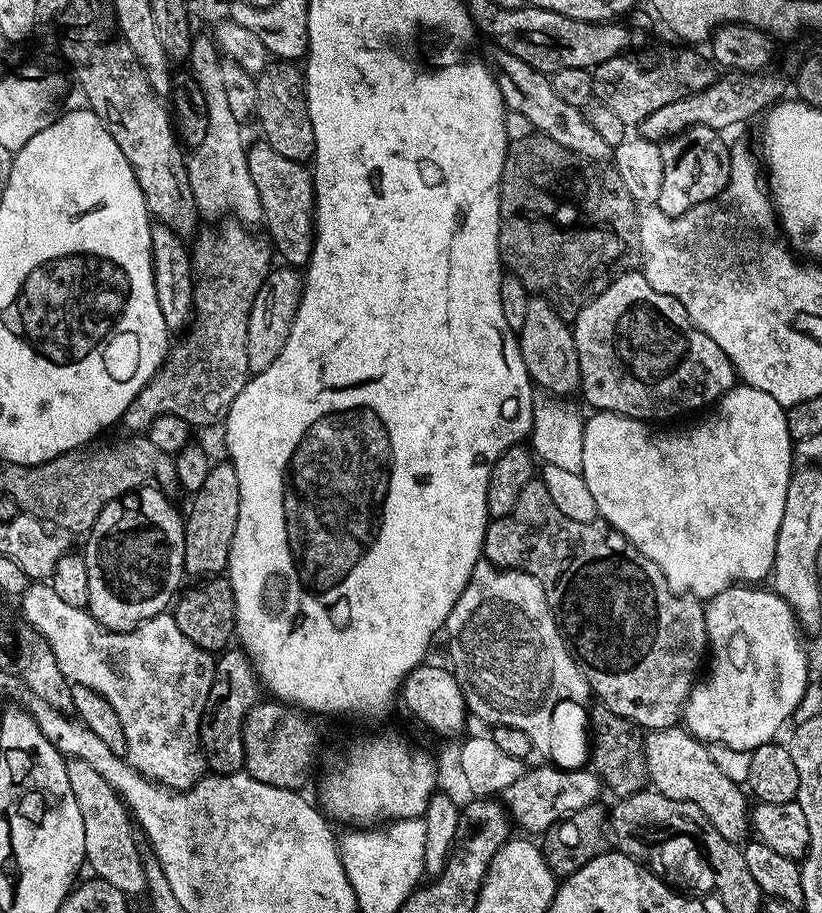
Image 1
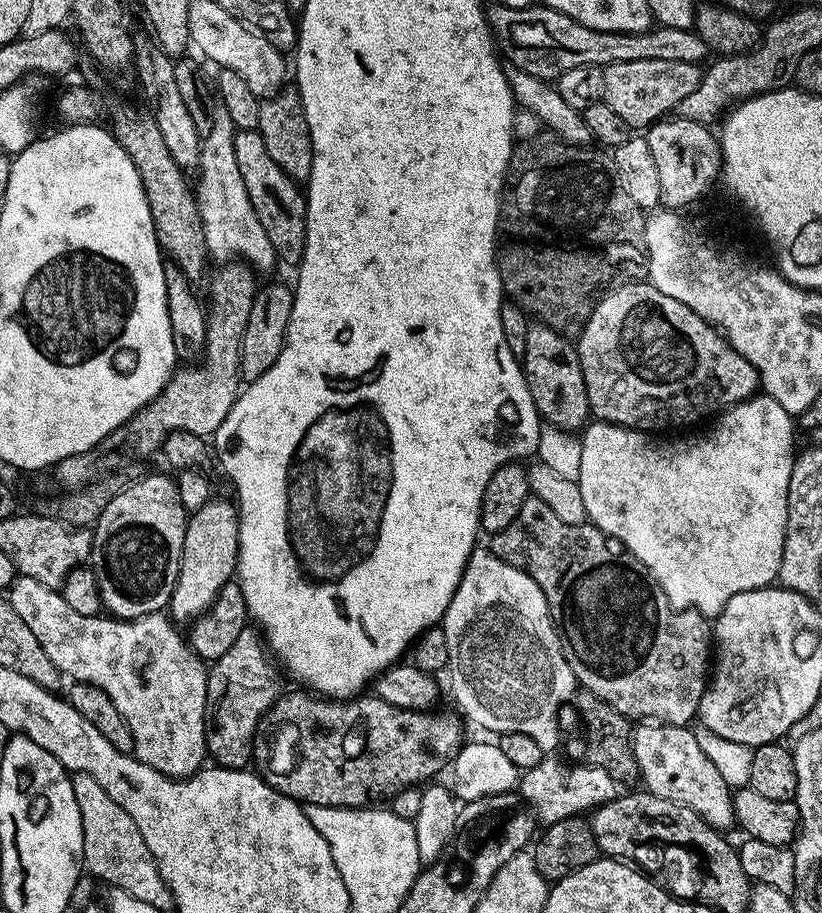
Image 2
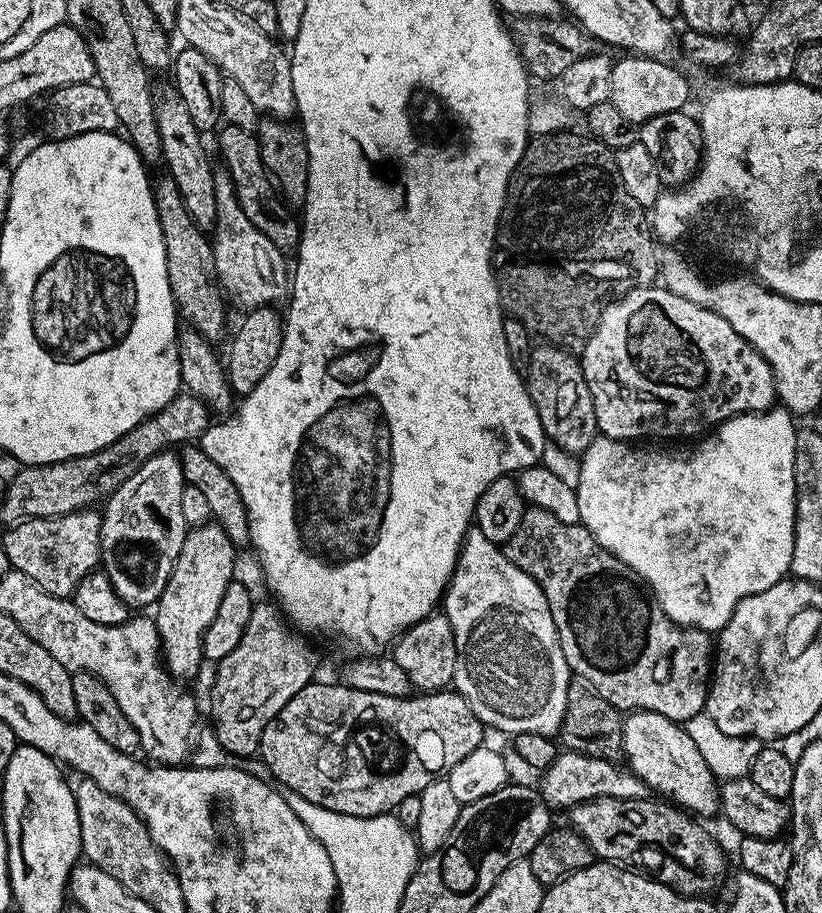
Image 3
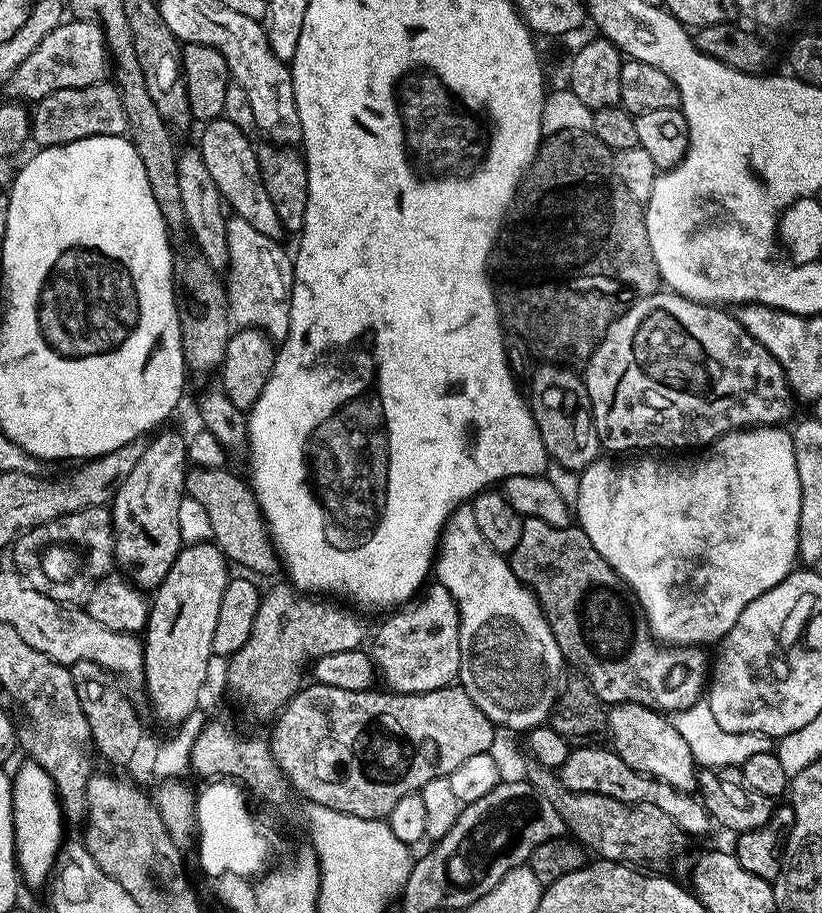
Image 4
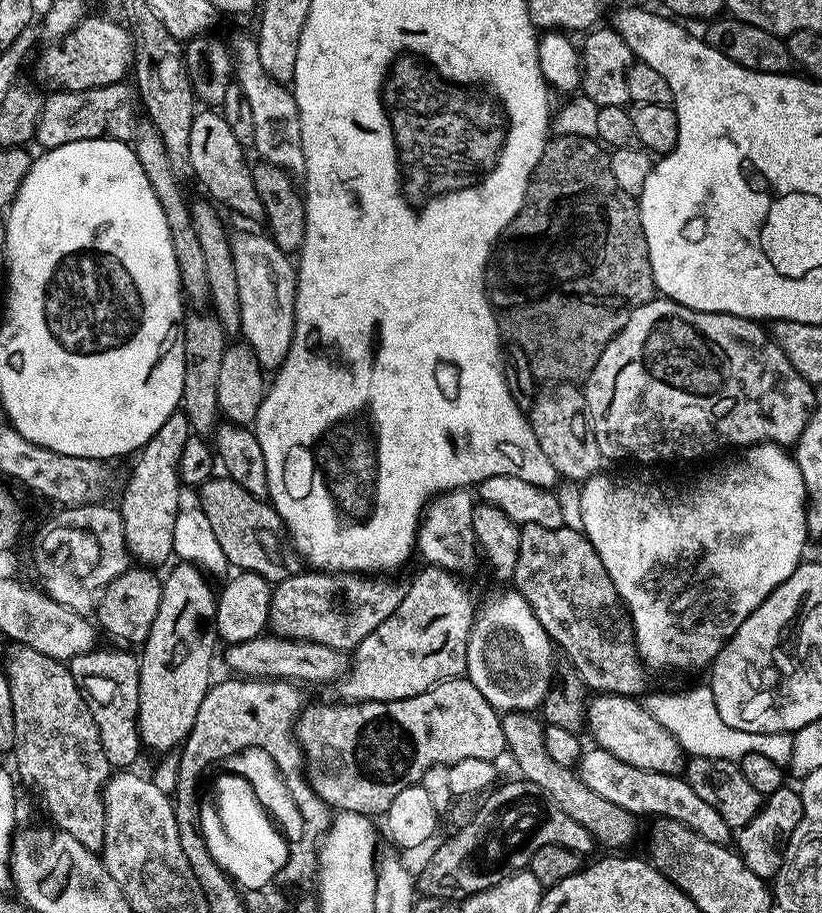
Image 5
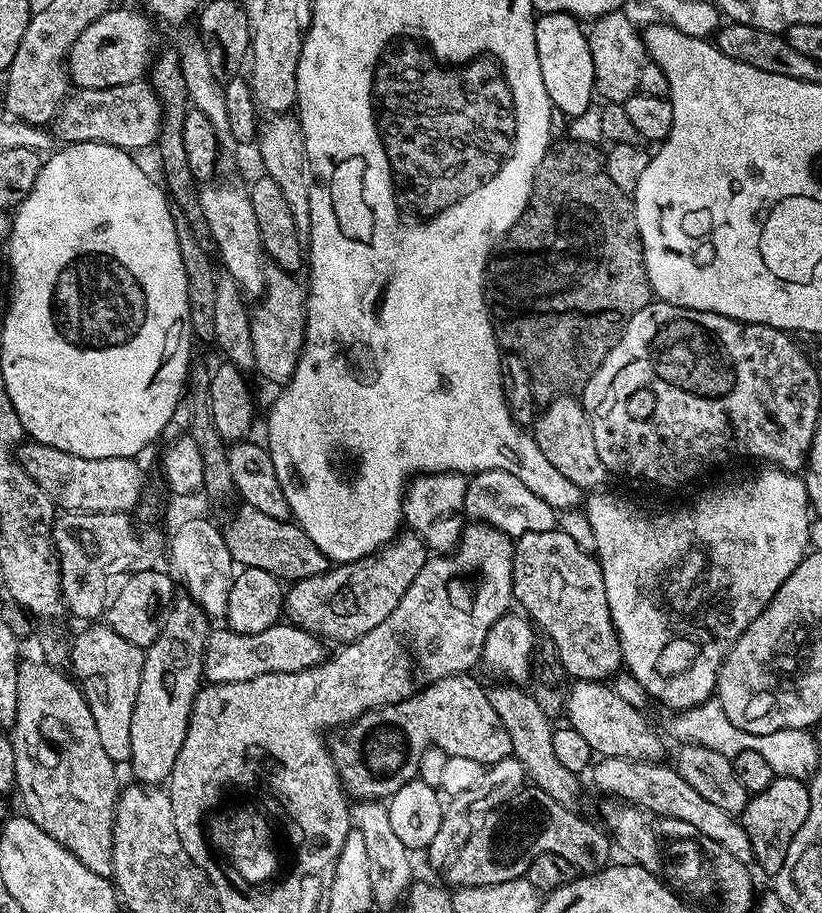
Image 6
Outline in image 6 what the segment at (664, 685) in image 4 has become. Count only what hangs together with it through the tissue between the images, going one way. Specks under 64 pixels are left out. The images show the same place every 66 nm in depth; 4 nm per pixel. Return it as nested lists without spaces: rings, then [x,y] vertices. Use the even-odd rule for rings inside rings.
[[[559,530],[554,532],[527,532],[518,537],[514,544],[514,570],[512,571],[512,598],[517,605],[521,604],[525,608],[527,619],[541,633],[545,632],[547,639],[556,645],[556,654],[560,658],[560,665],[565,670],[565,673],[573,681],[586,680],[589,682],[604,682],[609,678],[615,677],[621,671],[624,663],[624,655],[620,649],[620,639],[616,633],[616,627],[612,621],[610,614],[610,602],[606,602],[606,582],[604,581],[604,572],[600,569],[599,559],[593,553],[582,550],[582,546],[578,546],[578,542],[574,542],[574,538],[570,538],[570,534]]]

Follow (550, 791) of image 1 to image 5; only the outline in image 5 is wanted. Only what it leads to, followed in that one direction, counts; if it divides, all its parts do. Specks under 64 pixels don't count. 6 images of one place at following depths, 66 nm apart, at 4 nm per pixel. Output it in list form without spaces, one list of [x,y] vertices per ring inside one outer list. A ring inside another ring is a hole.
[[[589,747],[590,750],[581,751],[578,765],[578,775],[598,798],[606,798],[606,802],[614,802],[614,806],[622,806],[622,810],[631,812],[637,818],[674,818],[674,822],[682,822],[682,826],[690,826],[702,838],[715,844],[728,844],[733,839],[733,829],[722,819],[722,814],[708,805],[695,790],[690,790],[683,775],[662,774],[650,770],[638,770],[638,766],[630,766],[605,748]]]

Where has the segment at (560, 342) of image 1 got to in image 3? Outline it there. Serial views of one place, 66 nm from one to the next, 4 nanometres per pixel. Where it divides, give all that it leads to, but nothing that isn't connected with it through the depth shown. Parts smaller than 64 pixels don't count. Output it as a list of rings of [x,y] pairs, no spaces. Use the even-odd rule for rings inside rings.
[[[540,342],[532,348],[526,373],[528,393],[538,410],[545,437],[562,450],[583,454],[598,435],[594,402],[586,386],[579,359],[569,349],[551,342]]]

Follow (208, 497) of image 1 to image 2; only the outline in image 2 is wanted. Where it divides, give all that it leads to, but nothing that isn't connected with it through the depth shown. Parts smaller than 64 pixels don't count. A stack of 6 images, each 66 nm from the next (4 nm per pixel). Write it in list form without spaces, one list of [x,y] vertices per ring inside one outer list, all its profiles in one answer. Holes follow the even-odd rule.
[[[213,498],[206,502],[206,506],[189,515],[170,605],[171,619],[177,625],[187,625],[203,614],[214,602],[222,586],[229,584],[236,576],[236,559],[240,557],[240,514],[237,505],[228,500]]]

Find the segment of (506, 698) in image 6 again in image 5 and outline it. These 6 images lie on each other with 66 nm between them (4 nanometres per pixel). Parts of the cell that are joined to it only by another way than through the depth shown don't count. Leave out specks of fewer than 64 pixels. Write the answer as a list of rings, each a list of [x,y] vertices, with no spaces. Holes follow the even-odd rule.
[[[505,712],[500,717],[502,722],[502,734],[504,735],[504,747],[507,755],[512,755],[516,768],[523,779],[529,780],[534,786],[538,786],[558,806],[558,810],[570,814],[574,822],[586,826],[590,830],[593,841],[600,844],[604,850],[624,850],[628,843],[636,836],[637,817],[631,812],[622,810],[622,806],[614,806],[614,802],[606,802],[606,798],[598,798],[586,782],[580,780],[579,775],[573,769],[561,766],[550,758],[546,751],[544,741],[544,721],[539,715],[531,712]]]

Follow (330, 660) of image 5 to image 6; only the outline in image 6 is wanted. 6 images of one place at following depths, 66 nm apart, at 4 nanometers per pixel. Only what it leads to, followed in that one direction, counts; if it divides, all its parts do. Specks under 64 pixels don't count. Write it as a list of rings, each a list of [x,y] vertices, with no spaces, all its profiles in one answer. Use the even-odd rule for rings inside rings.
[[[281,622],[259,634],[238,634],[227,626],[209,631],[204,647],[204,680],[208,684],[246,682],[262,674],[310,670],[326,659],[325,641],[291,622]]]

